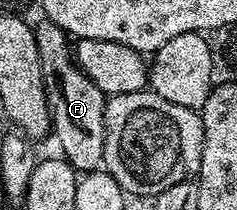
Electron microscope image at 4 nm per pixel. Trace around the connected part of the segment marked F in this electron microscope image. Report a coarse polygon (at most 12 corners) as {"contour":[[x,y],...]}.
{"contour":[[35,24],[59,154],[104,162],[106,97],[67,31]]}

